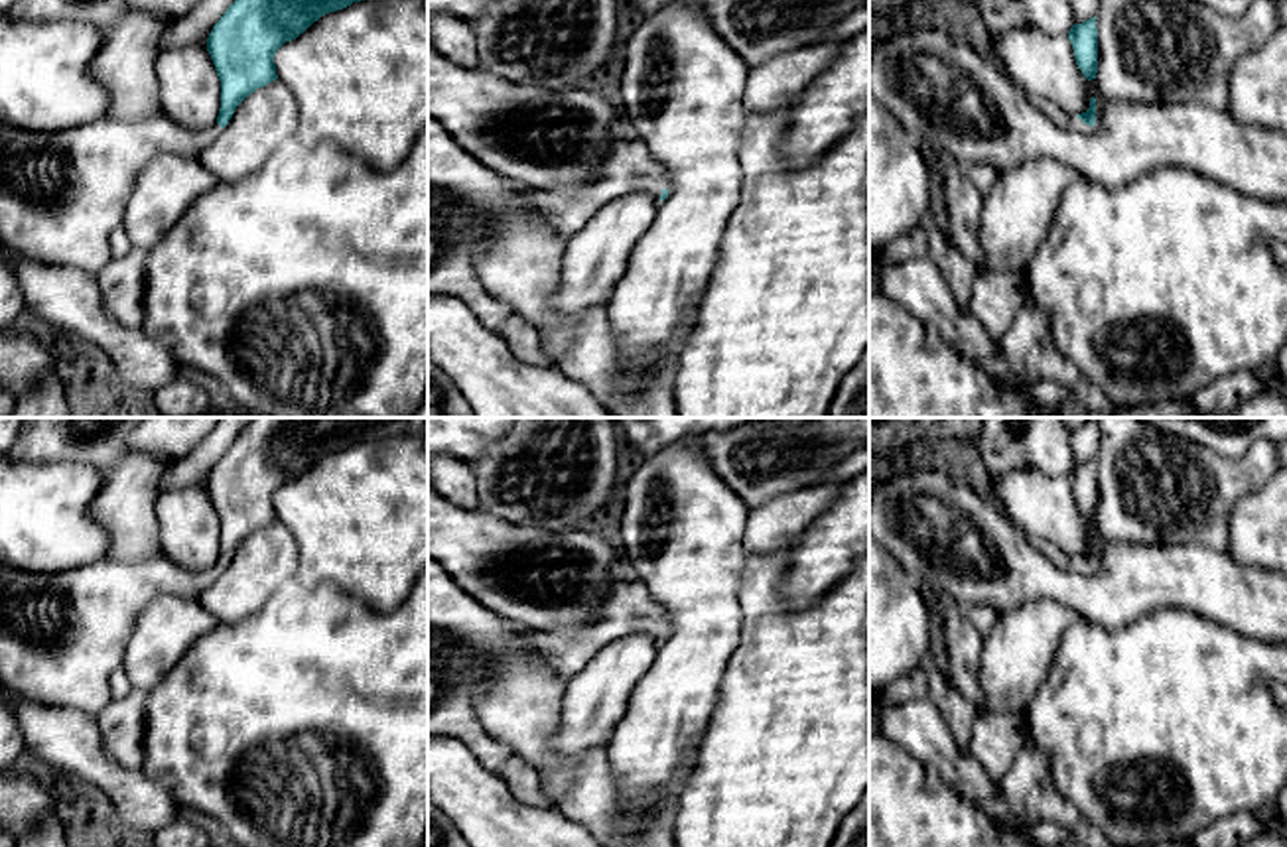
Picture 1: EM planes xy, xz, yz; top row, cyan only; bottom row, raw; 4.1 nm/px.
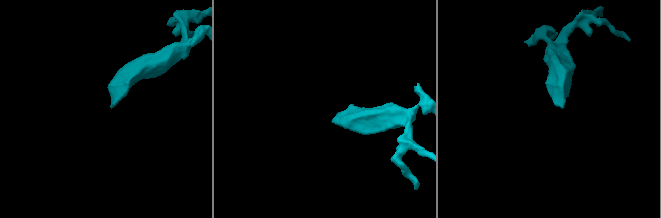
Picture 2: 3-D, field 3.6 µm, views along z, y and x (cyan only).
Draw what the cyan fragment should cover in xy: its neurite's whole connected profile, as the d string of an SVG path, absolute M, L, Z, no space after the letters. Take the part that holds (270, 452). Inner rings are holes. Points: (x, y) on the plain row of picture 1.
M252 418L207 479L221 522L217 563L191 571L162 555L138 563L95 563L32 573L0 561L0 684L35 703L99 717L112 699L110 678L122 666L128 636L146 605L162 595L197 599L229 565L237 548L276 522L274 496L329 453L361 441L420 435L428 418Z

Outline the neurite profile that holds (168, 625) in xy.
M162 595L146 605L128 636L122 668L136 689L154 689L187 648L217 624L197 601Z

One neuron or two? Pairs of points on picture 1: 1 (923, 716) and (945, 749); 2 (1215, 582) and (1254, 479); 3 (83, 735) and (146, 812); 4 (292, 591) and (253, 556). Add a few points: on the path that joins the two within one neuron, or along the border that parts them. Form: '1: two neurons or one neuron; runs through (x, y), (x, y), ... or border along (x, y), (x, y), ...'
1: one neuron; runs through (923, 723), (937, 741)
2: two neurons; border along (1181, 544), (1203, 544), (1226, 554)
3: one neuron; runs through (89, 755), (127, 792)
4: two neurons; border along (294, 578), (286, 580), (249, 615)

